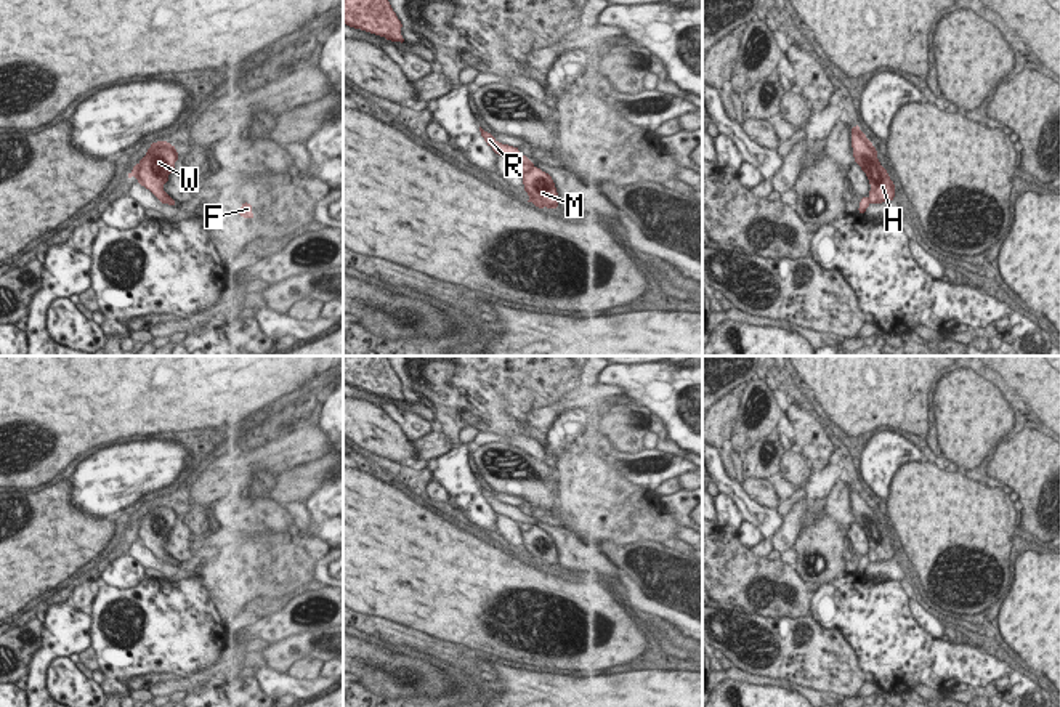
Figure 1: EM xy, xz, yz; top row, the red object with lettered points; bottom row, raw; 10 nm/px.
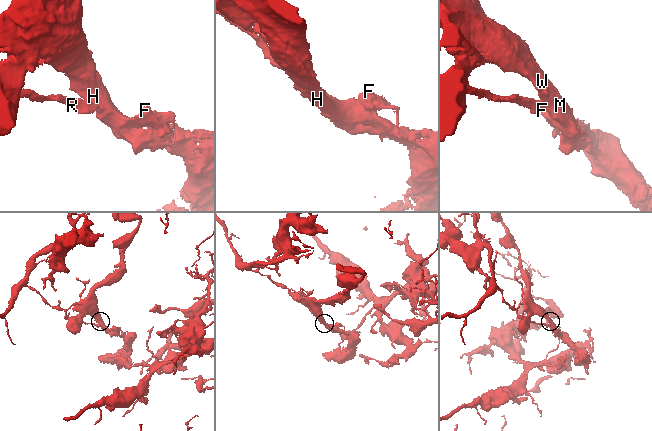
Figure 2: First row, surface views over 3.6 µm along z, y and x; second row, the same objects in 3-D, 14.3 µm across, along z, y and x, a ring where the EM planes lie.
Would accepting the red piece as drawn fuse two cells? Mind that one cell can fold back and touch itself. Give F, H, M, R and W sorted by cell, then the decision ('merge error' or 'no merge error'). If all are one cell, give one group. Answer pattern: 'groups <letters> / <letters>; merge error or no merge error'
groups F H M W / R; merge error

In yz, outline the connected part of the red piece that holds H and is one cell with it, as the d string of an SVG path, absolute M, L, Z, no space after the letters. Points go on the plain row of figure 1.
M858 484L852 487L852 507L855 521L866 532L871 543L869 561L882 563L893 560L895 543L887 529L880 524L876 507Z

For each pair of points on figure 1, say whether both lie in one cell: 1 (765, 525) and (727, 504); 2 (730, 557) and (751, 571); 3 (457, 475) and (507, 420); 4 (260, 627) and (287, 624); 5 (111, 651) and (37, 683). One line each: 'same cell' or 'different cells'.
1: different cells
2: same cell
3: different cells
4: same cell
5: different cells

